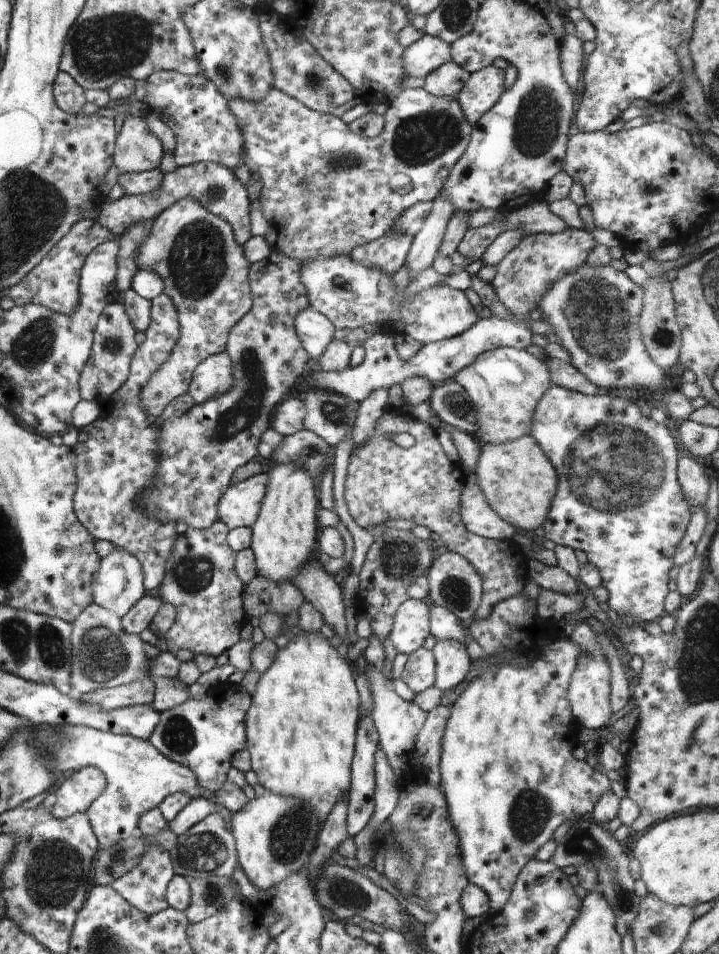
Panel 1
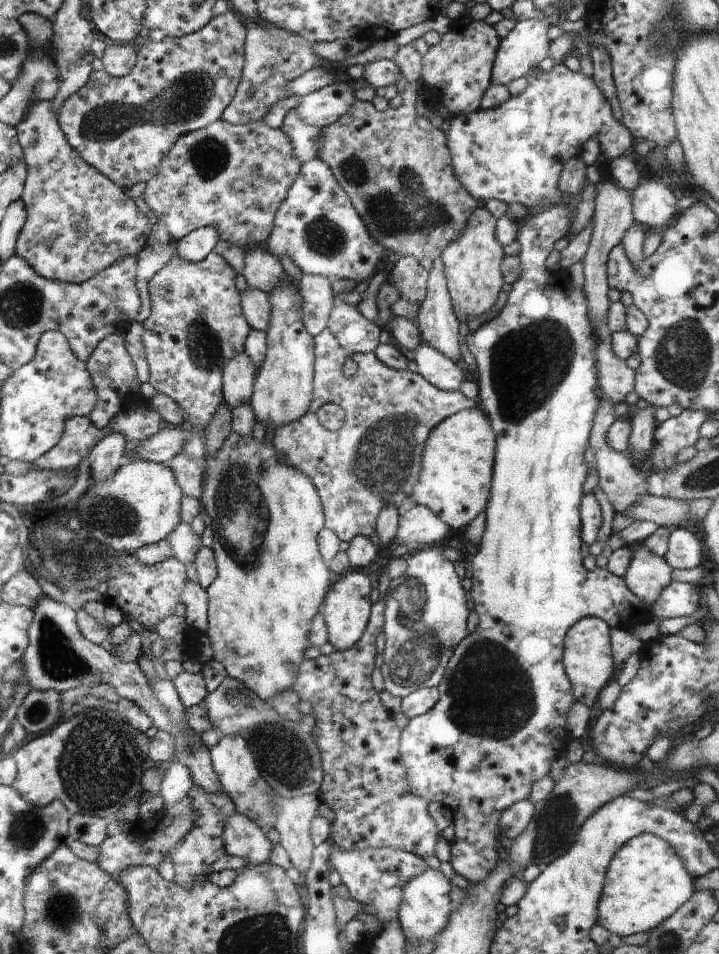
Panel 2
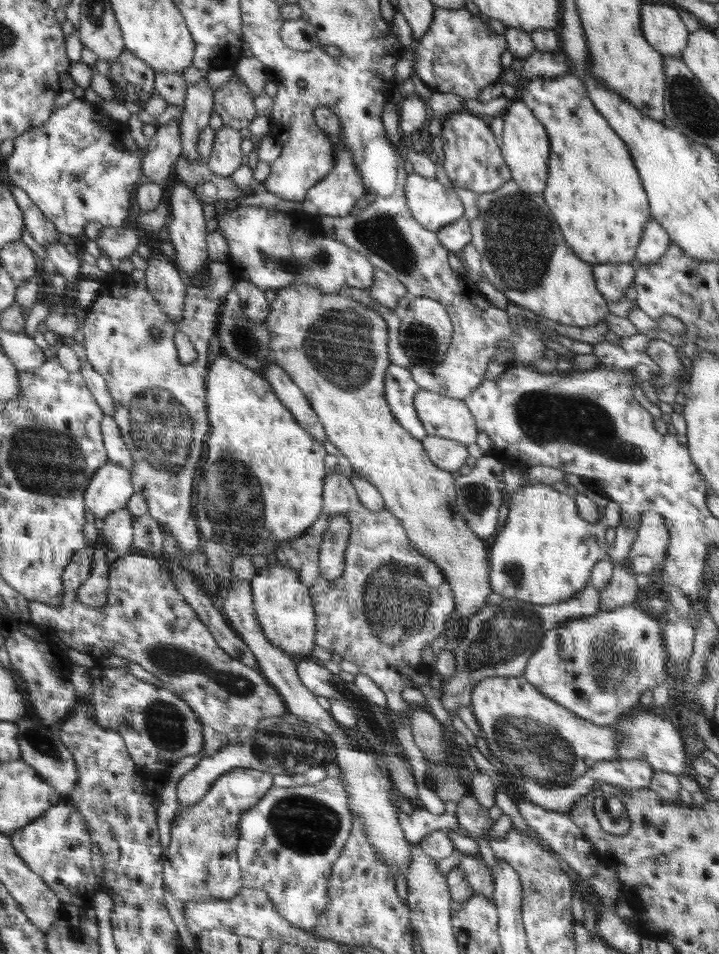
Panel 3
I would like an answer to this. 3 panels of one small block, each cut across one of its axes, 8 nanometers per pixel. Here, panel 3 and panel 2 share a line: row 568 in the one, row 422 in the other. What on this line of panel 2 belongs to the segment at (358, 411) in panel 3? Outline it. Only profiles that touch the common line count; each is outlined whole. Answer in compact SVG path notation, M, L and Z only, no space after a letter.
M478 406L445 418L425 440L422 470L411 494L418 505L427 506L452 530L464 530L487 509L496 454L495 434L489 418Z

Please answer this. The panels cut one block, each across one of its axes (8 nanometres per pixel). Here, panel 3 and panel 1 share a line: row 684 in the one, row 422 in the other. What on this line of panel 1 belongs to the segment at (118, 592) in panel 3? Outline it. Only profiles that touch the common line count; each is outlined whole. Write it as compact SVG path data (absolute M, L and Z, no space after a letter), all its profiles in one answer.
M272 251L268 257L264 260L252 263L249 265L249 283L251 286L251 293L253 298L252 308L238 321L231 329L227 340L226 352L229 359L232 360L232 376L234 384L230 387L230 390L219 394L218 396L206 399L206 402L201 402L199 405L194 405L181 417L170 418L170 420L162 422L159 426L159 465L158 465L158 478L154 482L154 486L151 492L142 499L137 499L139 503L142 503L147 510L147 515L154 515L161 521L172 521L175 524L178 520L182 520L193 529L207 529L210 528L216 521L219 520L218 516L218 503L219 498L227 491L227 488L232 484L231 478L234 471L241 466L244 466L248 461L258 457L258 443L261 441L262 434L265 430L271 427L272 410L282 402L282 396L286 396L286 392L294 386L294 382L302 376L303 372L308 370L306 364L308 364L309 356L304 350L301 340L298 338L295 331L294 321L298 313L306 310L309 307L309 298L307 297L307 290L301 281L301 268L303 267L302 261L289 257L280 251Z

